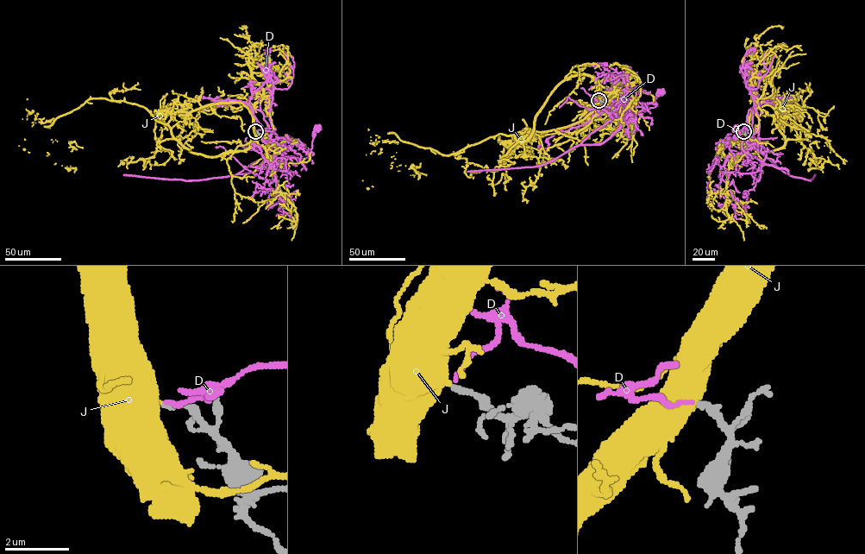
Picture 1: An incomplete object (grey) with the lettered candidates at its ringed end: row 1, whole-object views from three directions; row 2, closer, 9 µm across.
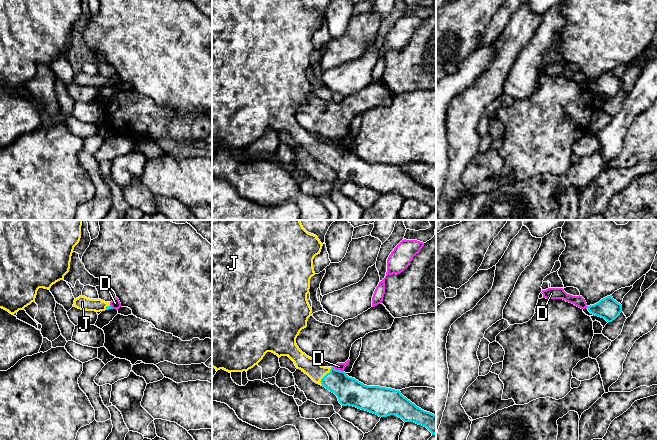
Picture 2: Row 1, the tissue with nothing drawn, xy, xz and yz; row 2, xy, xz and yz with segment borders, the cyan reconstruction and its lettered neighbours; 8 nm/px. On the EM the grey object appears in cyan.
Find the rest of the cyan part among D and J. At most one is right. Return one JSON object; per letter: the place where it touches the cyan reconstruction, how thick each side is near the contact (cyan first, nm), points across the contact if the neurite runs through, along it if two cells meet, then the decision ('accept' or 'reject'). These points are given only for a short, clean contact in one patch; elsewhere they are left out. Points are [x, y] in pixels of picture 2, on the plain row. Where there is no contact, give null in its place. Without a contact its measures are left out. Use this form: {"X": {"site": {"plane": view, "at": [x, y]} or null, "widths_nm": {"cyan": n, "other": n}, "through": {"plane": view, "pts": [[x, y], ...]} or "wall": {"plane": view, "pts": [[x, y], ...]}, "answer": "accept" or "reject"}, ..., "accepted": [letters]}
{"D": {"site": {"plane": "xz", "at": [338, 146]}, "widths_nm": {"cyan": 220, "other": 60}, "wall": {"plane": "xz", "pts": [[332, 143], [343, 147]]}, "answer": "reject"}, "J": {"site": {"plane": "xz", "at": [324, 152]}, "widths_nm": {"cyan": 220, "other": 140}, "through": {"plane": "xz", "pts": [[349, 167], [336, 157], [324, 152], [308, 141]]}, "answer": "accept"}, "accepted": ["J"]}

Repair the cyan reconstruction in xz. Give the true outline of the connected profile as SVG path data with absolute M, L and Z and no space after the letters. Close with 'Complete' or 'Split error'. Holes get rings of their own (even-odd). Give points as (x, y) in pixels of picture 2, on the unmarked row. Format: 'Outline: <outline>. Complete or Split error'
Outline: M212 0L212 143L216 147L223 145L229 149L248 147L257 141L267 128L272 128L279 134L288 132L295 140L297 145L307 150L315 159L325 163L334 169L342 182L353 182L361 186L376 190L379 193L397 191L404 198L414 198L426 203L432 211L436 210L436 191L424 187L414 179L404 173L399 166L380 163L367 162L355 154L349 153L344 147L336 146L333 143L321 142L315 135L303 129L296 120L296 114L300 107L307 103L308 94L311 92L312 85L307 76L310 65L310 55L315 51L313 35L320 30L323 20L314 10L308 9L302 0Z. Split error

